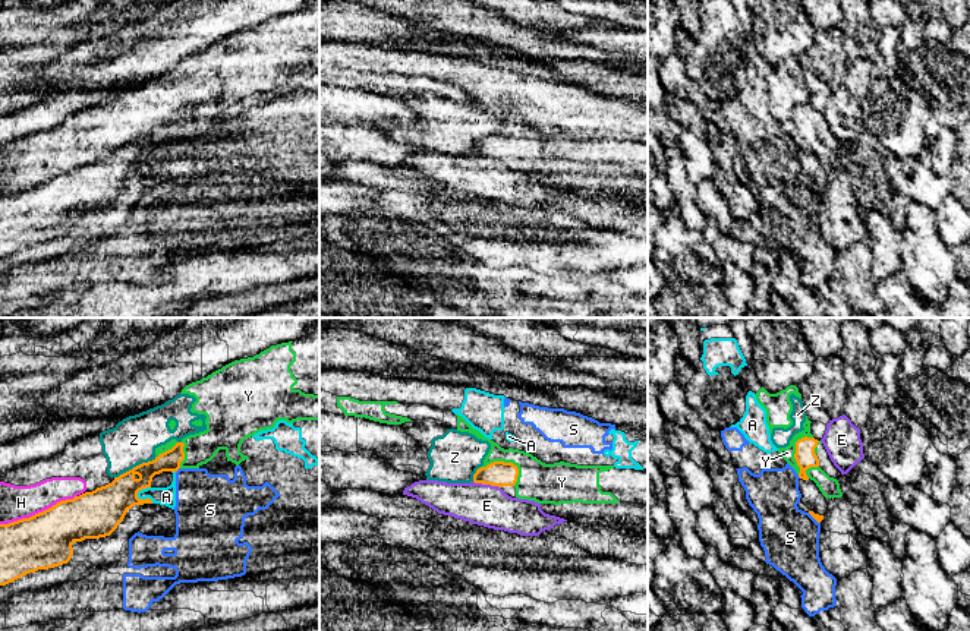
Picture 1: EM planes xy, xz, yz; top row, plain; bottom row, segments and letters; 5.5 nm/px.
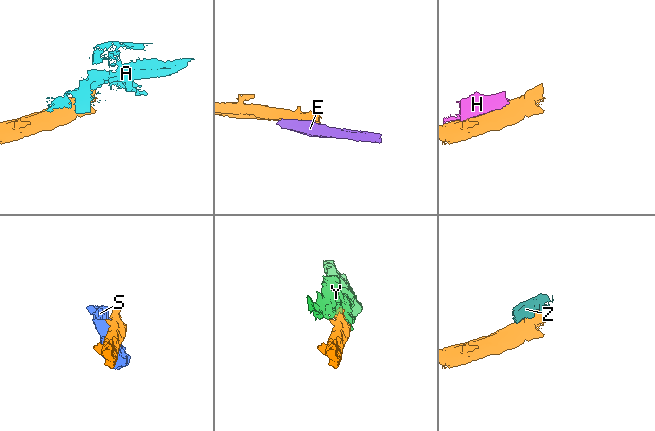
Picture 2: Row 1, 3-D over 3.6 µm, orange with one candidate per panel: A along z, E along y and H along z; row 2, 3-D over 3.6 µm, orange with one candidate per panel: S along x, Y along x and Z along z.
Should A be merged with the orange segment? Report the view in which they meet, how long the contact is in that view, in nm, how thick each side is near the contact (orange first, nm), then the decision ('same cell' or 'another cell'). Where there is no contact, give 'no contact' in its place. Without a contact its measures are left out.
xy | 110 nm | 240/100 nm | another cell

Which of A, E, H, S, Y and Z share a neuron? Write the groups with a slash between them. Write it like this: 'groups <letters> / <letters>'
groups A S / E / H Z / Y

